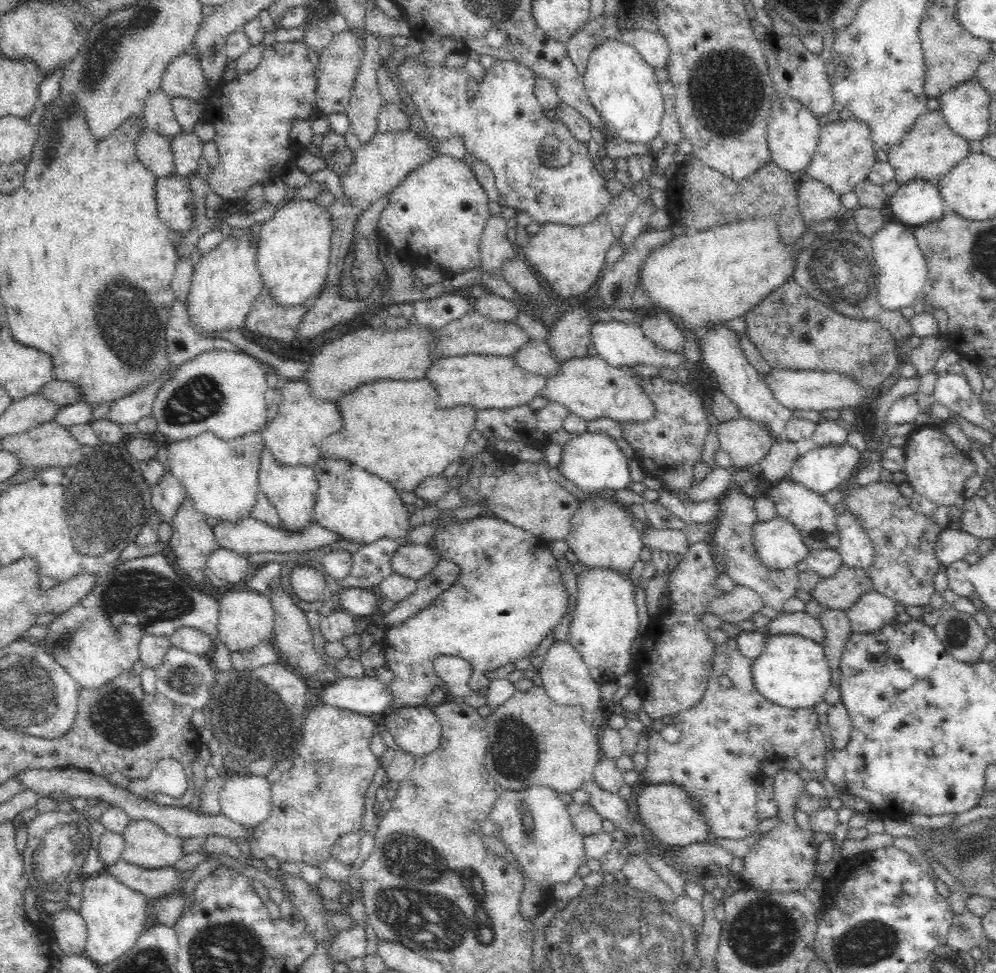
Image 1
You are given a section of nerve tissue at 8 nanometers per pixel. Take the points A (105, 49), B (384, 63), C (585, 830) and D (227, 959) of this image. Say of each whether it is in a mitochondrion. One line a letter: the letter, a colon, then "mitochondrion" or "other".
A: mitochondrion
B: other
C: other
D: mitochondrion

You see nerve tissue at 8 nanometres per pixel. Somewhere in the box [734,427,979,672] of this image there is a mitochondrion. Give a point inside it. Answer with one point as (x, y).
(957, 634)

